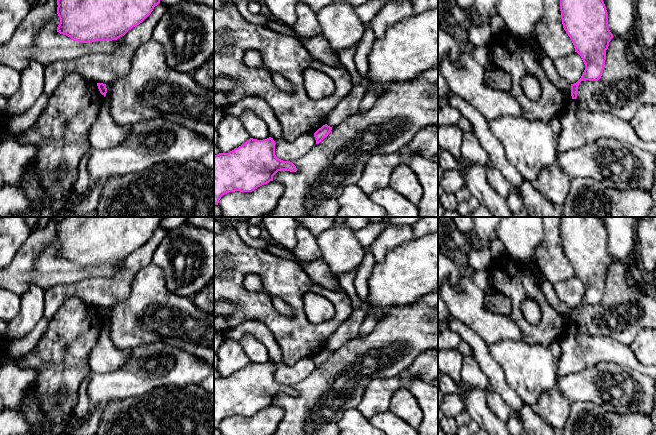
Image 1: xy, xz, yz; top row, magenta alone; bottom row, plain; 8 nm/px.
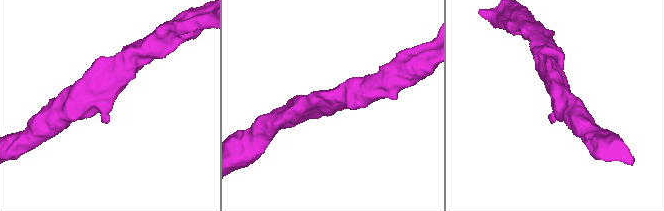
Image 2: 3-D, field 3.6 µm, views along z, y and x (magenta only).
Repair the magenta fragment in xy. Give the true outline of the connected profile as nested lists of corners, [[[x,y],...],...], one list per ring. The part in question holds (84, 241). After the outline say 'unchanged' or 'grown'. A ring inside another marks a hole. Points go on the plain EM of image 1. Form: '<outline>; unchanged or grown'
[[[65,217],[57,224],[60,247],[57,256],[80,267],[112,265],[124,260],[133,251],[142,247],[160,227],[165,217]]]; unchanged

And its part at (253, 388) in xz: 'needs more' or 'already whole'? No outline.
already whole

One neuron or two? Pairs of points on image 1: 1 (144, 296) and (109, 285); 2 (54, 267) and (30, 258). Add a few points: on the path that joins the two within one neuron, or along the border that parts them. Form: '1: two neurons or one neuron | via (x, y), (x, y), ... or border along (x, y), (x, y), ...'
1: two neurons | border along (139, 270), (131, 282), (130, 293), (111, 306)
2: one neuron | via (48, 267), (42, 267), (36, 262)

